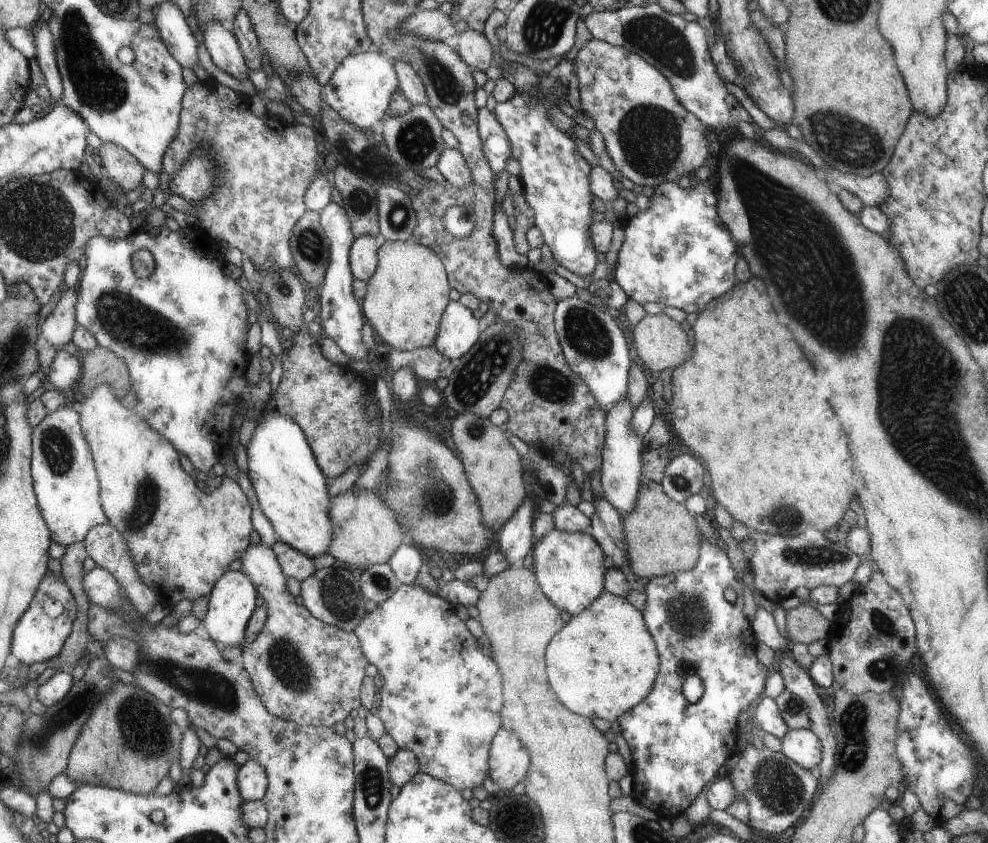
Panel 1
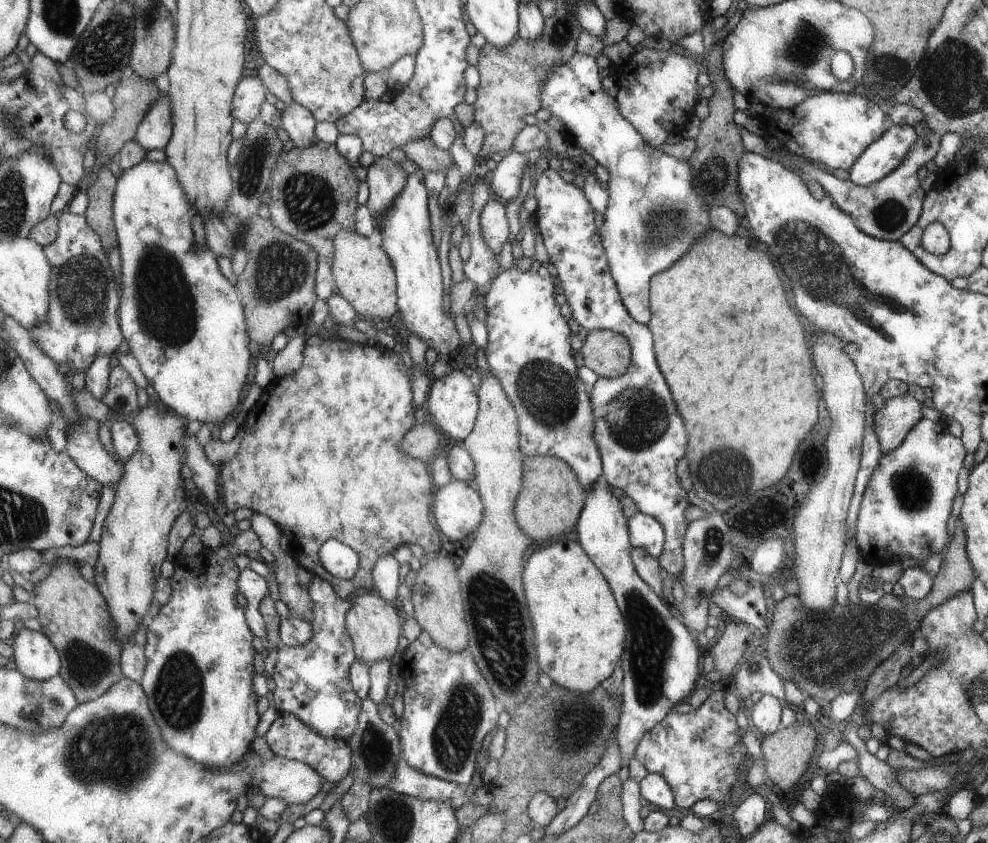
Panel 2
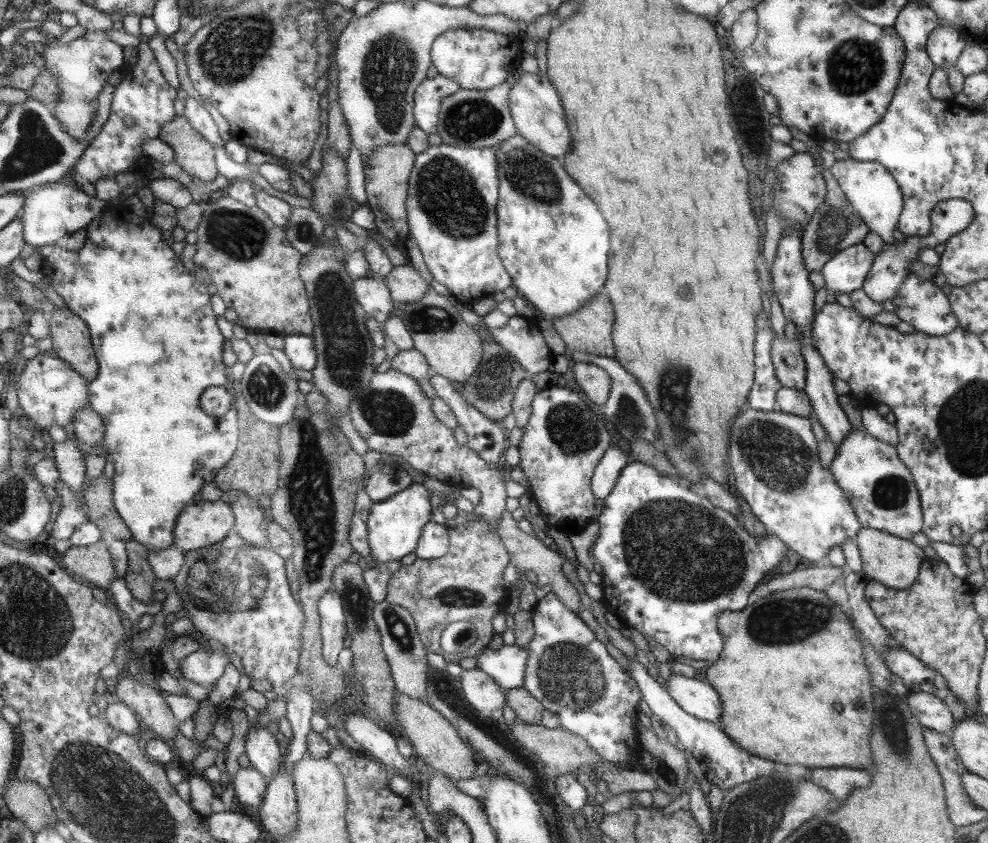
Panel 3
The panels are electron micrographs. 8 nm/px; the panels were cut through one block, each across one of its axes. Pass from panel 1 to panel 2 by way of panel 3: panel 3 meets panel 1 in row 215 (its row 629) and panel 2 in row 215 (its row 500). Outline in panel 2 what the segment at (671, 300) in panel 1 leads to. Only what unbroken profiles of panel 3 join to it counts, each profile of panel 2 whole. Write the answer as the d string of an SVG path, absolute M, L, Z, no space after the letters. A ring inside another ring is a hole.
M577 52L566 63L556 65L542 86L540 108L549 110L551 116L559 118L565 138L583 148L608 172L608 201L602 212L599 234L602 235L603 250L607 253L610 273L622 297L623 306L631 318L645 325L651 317L651 278L682 258L697 238L714 228L708 217L712 206L704 205L700 190L692 185L695 174L688 160L667 155L659 148L647 148L642 136L619 114L615 98L601 90L597 69L591 55Z

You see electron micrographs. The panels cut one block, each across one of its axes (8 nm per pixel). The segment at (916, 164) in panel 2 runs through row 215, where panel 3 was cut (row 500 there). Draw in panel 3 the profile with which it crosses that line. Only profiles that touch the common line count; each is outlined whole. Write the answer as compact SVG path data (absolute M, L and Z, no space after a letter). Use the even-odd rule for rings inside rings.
M851 426L850 432L835 448L828 468L834 474L839 488L850 500L862 528L891 533L891 536L908 541L915 532L920 531L922 514L919 493L909 469L897 456L895 447L873 438L865 428Z

